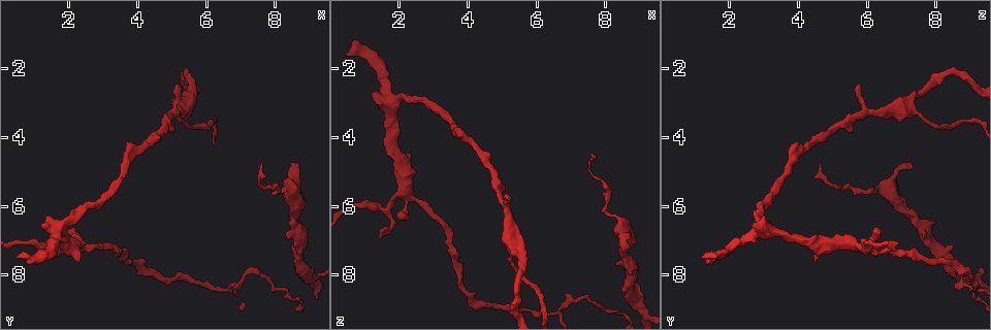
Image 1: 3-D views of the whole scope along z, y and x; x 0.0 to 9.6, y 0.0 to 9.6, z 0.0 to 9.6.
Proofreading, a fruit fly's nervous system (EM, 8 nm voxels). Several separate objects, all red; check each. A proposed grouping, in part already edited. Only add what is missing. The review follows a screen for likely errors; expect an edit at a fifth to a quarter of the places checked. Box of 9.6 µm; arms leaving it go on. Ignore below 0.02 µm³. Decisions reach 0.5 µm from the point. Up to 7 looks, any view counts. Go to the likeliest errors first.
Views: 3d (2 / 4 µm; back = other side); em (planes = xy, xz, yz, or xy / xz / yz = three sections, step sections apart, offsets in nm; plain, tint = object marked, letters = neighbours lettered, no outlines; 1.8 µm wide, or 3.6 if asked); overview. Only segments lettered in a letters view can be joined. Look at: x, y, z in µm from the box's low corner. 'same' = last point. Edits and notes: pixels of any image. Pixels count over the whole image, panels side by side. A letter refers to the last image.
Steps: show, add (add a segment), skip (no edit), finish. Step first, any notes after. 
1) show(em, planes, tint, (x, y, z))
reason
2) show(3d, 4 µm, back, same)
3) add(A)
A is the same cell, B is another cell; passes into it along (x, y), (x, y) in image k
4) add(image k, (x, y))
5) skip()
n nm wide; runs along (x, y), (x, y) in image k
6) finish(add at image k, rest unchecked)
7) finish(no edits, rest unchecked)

show(em, xz, step 8, tint, (8.55, 6.40, 7.40))
a narrow waist

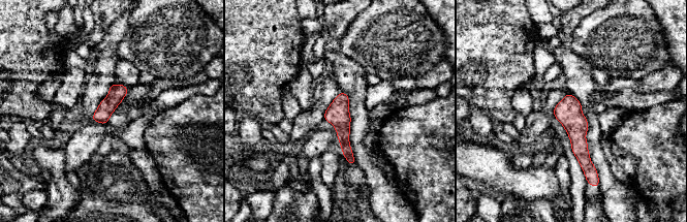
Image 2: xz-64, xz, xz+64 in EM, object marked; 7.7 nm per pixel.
show(em, planes, tint, same)

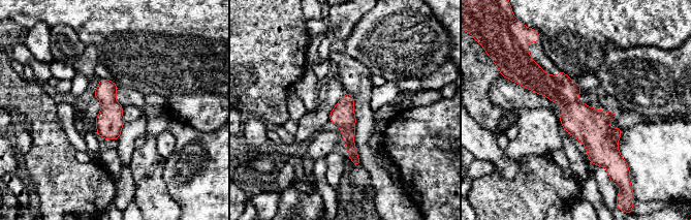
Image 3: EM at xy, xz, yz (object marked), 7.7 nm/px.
show(em, planes, letters, same)

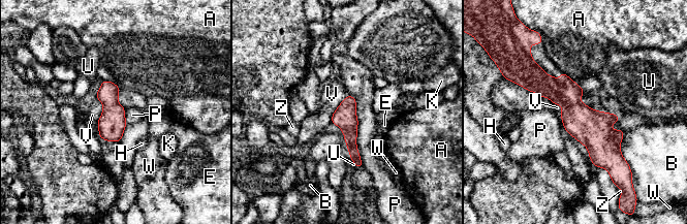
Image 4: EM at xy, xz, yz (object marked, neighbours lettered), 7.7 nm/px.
skip()
180 nm wide; P touches over 420 nm; A, B, E, H, K, P, U, V, W and Z are other cells; none of them fits

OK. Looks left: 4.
show(em, planes, tint, (1.80, 6.60, 3.05))
three-way junction

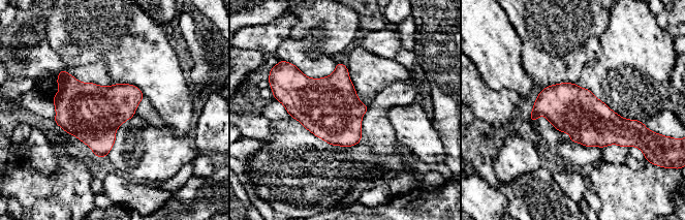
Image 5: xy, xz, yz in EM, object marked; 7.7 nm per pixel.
show(em, planes, letters, same)

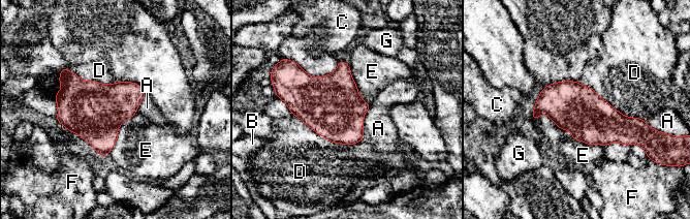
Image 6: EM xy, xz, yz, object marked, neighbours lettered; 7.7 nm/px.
skip()
A, B, C, D, E, F and G are other cells; border along (531, 117), (603, 146) in image 6; none of them fits

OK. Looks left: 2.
show(3d, 4 µm, (5.45, 3.05, 7.15))
calibre changes

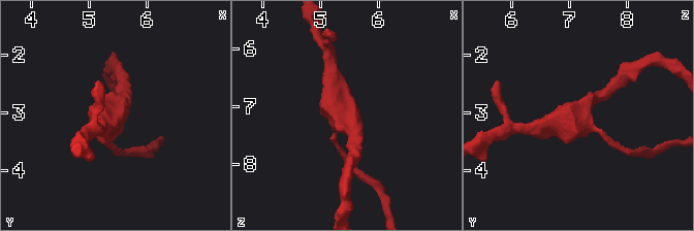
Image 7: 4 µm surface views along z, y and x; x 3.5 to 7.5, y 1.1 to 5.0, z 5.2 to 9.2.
show(em, 3.6 µm, planes, letters, (5.40, 3.00, 7.20))
3 arms; need the tissue

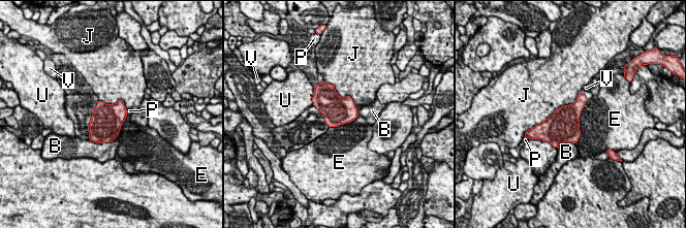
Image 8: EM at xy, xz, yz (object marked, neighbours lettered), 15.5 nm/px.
skip()
B, E, J, P, U and V are other cells; no lettered segment goes on from it

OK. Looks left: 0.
finish(no edits, rest unchecked)

